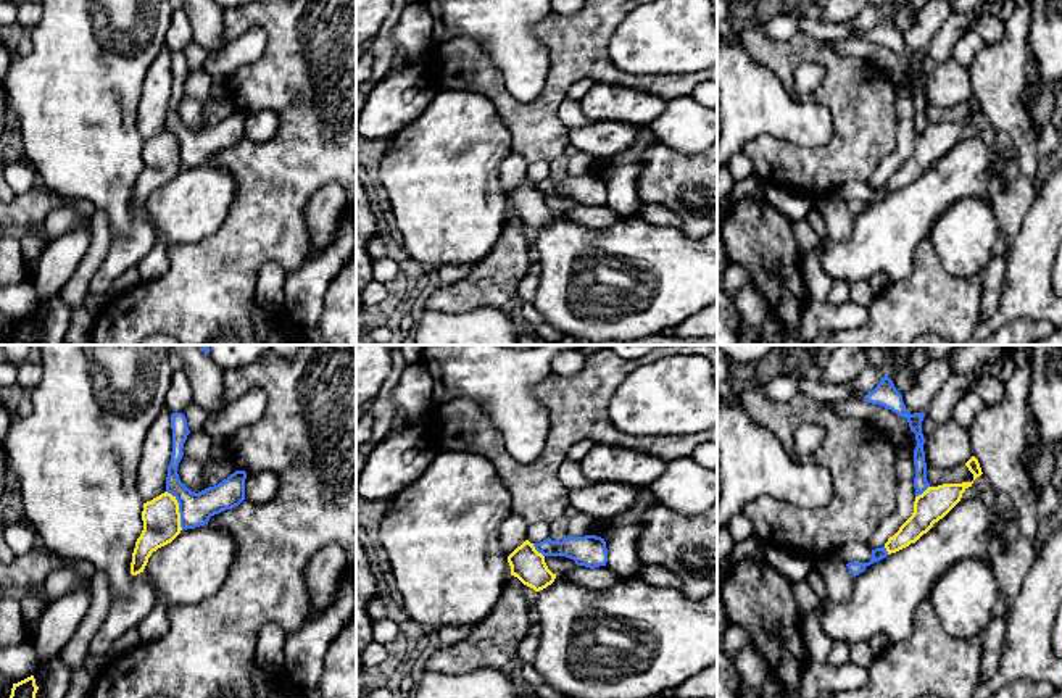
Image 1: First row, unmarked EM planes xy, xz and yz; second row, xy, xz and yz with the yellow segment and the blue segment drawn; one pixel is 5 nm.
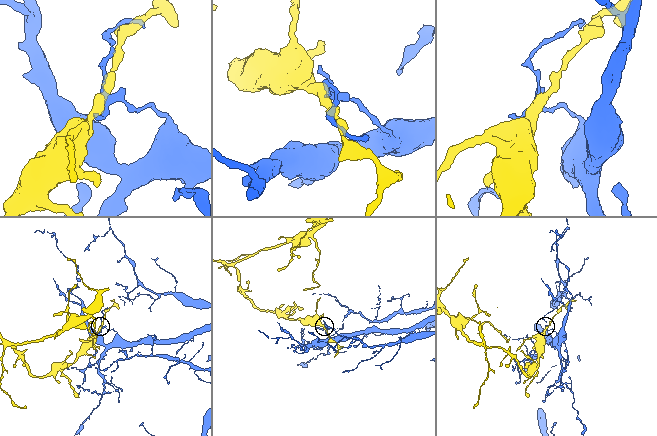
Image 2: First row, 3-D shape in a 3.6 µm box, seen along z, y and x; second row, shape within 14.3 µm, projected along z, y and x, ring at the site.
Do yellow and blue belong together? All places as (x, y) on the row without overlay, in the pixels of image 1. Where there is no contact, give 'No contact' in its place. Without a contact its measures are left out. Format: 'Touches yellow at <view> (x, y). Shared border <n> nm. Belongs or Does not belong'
Touches yellow at xy (178, 149). Shared border 200 nm. Does not belong

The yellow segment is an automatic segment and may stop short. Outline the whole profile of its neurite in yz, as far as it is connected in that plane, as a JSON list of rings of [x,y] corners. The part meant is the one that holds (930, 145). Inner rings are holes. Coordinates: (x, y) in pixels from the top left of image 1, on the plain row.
[[[973,119],[928,126],[922,134],[915,135],[912,155],[885,182],[888,193],[915,182],[960,140],[962,132],[972,123]]]

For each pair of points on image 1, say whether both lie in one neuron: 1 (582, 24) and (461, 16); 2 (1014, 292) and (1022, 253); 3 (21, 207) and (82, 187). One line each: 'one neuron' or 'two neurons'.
1: two neurons
2: one neuron
3: two neurons

